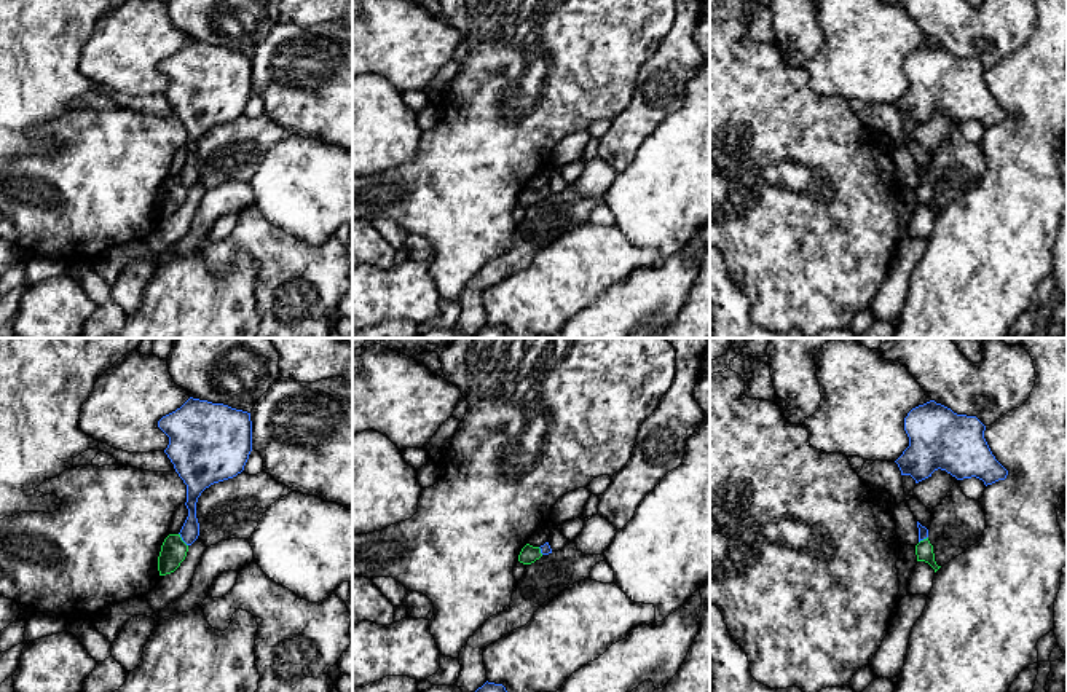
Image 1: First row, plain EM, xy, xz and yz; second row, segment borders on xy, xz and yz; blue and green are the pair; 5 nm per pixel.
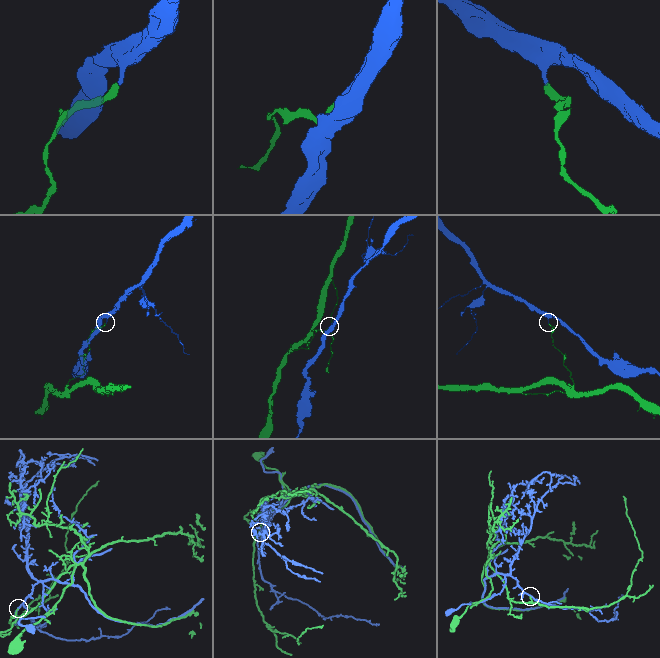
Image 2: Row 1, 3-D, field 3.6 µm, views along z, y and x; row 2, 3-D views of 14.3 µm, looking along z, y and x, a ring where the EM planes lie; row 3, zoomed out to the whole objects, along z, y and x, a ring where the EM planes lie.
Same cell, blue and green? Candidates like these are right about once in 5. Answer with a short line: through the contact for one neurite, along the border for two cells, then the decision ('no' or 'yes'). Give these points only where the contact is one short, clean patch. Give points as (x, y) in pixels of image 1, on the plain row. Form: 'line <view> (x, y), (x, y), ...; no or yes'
line xy (179, 176), (187, 188); no

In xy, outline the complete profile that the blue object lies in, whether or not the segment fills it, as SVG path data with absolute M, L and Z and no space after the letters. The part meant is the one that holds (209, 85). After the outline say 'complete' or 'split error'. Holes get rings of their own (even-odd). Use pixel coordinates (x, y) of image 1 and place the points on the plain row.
M190 40L163 59L158 70L169 80L164 96L187 128L188 159L179 177L191 188L199 179L196 145L201 136L244 113L252 94L250 56Z; complete

